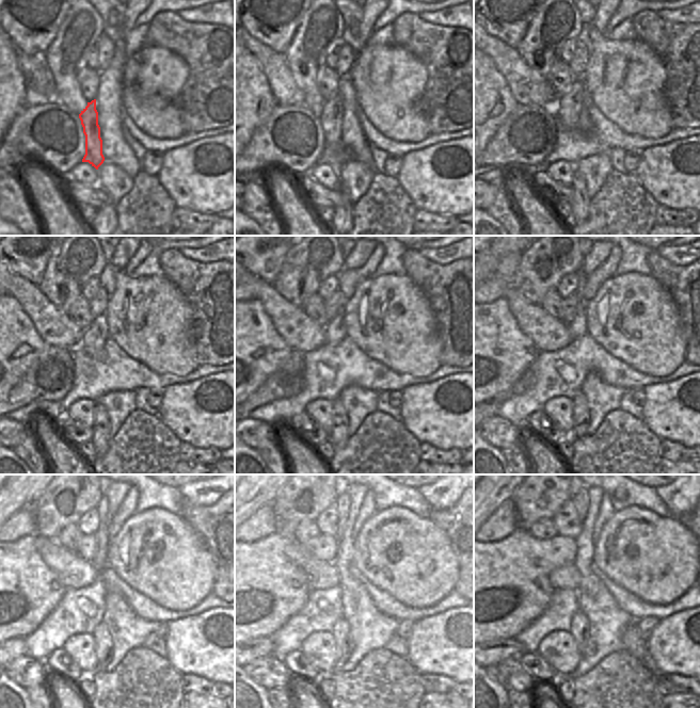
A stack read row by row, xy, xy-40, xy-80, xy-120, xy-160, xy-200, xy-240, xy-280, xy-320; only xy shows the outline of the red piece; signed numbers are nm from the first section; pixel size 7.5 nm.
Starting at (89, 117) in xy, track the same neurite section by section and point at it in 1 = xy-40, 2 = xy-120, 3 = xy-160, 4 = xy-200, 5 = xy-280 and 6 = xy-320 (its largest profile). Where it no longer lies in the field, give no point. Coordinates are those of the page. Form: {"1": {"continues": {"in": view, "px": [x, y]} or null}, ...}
{"1": {"continues": {"in": "xy-40", "px": [330, 117]}}, "2": {"continues": {"in": "xy-120", "px": [94, 337]}}, "3": {"continues": {"in": "xy-160", "px": [335, 331]}}, "4": {"continues": {"in": "xy-200", "px": [577, 327]}}, "5": {"continues": {"in": "xy-280", "px": [343, 501]}}, "6": {"continues": {"in": "xy-320", "px": [581, 500]}}}

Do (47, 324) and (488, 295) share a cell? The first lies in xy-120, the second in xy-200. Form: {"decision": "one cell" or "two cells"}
{"decision": "two cells"}

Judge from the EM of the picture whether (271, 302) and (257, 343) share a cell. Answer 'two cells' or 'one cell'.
two cells

